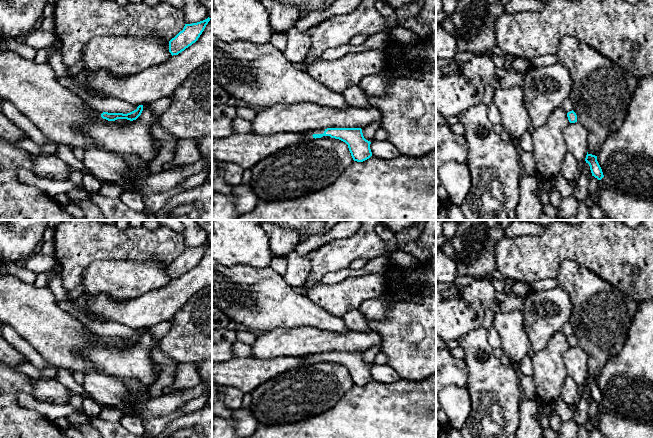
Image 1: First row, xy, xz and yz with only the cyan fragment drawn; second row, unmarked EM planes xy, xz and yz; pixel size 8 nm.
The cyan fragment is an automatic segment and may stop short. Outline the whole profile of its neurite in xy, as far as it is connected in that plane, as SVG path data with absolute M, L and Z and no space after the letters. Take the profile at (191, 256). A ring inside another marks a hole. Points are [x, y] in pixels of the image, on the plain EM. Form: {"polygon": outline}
{"polygon": "M208 241L207 243L197 247L185 248L183 254L169 265L169 276L171 279L178 279L195 267L204 255L210 243L211 242Z"}

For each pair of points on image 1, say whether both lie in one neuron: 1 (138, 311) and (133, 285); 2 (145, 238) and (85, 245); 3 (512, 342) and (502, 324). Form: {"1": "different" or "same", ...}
{"1": "different", "2": "same", "3": "same"}

